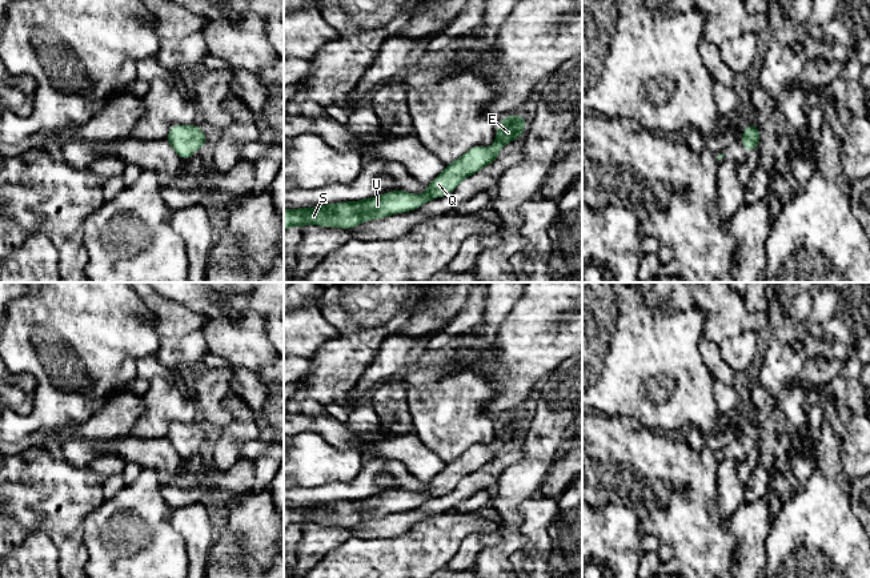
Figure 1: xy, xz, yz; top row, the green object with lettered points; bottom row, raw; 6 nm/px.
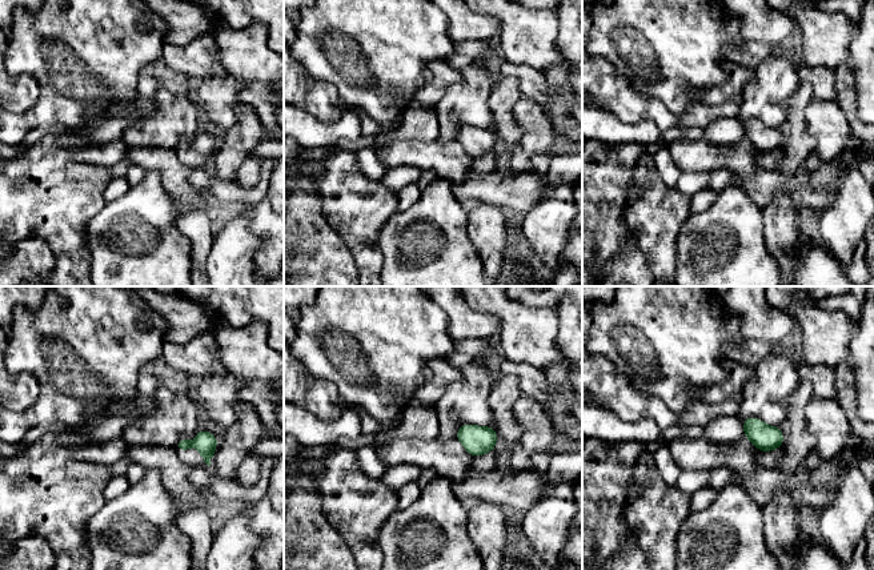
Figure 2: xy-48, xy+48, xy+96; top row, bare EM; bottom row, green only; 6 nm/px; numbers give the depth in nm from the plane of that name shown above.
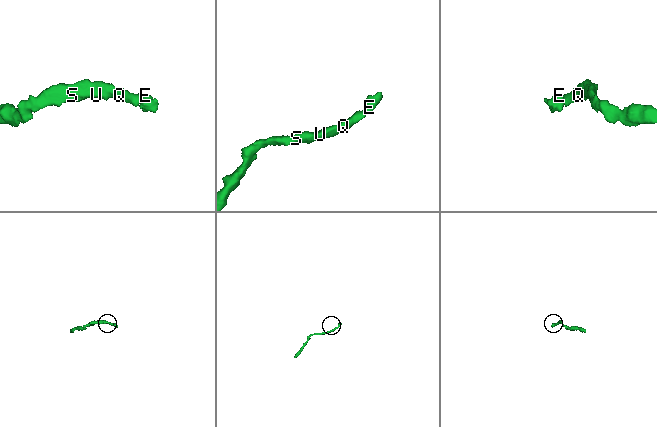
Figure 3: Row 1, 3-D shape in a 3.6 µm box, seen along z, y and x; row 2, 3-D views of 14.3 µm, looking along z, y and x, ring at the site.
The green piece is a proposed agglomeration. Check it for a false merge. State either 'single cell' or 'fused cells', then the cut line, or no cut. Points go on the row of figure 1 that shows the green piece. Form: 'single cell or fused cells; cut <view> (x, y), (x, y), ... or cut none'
single cell; cut none

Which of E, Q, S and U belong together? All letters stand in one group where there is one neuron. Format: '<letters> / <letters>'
E Q S U

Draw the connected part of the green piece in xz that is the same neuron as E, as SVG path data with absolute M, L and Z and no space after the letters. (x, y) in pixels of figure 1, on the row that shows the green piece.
M517 115L500 120L494 145L469 149L454 162L446 165L444 172L429 184L428 190L421 196L396 189L362 201L286 209L284 210L284 230L306 224L350 229L362 221L414 210L434 197L449 194L465 177L493 162L505 144L522 136L525 125L526 119Z

